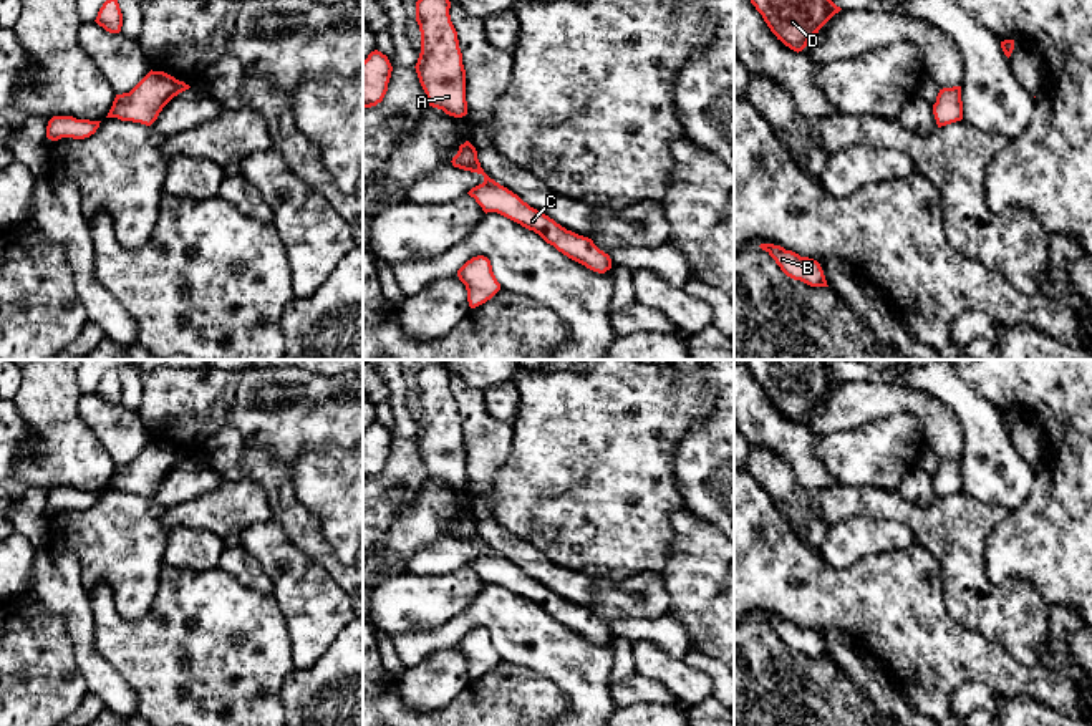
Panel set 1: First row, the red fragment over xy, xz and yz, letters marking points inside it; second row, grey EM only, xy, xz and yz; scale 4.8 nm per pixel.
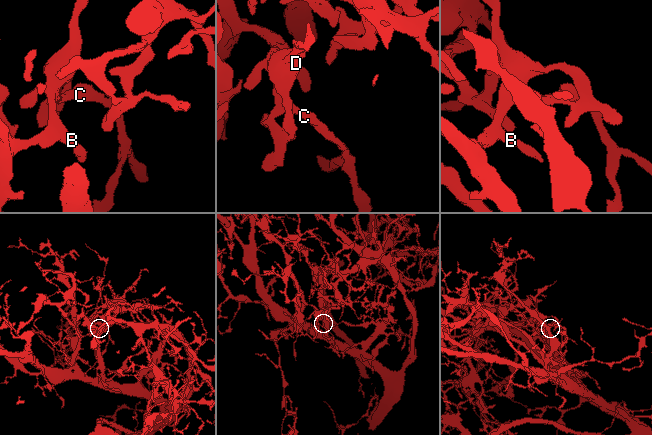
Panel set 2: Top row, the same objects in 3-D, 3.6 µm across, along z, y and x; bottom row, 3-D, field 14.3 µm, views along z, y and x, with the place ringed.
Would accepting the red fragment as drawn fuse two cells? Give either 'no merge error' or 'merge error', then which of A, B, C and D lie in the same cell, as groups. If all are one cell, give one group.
no merge error; groups A B C D

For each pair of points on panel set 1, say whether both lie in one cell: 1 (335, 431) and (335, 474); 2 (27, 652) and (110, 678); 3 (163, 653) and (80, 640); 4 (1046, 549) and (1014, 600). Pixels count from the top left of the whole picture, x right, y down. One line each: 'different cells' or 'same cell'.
1: different cells
2: different cells
3: different cells
4: different cells

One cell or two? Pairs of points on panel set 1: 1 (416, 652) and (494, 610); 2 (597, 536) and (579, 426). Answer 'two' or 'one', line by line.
1: one
2: one

